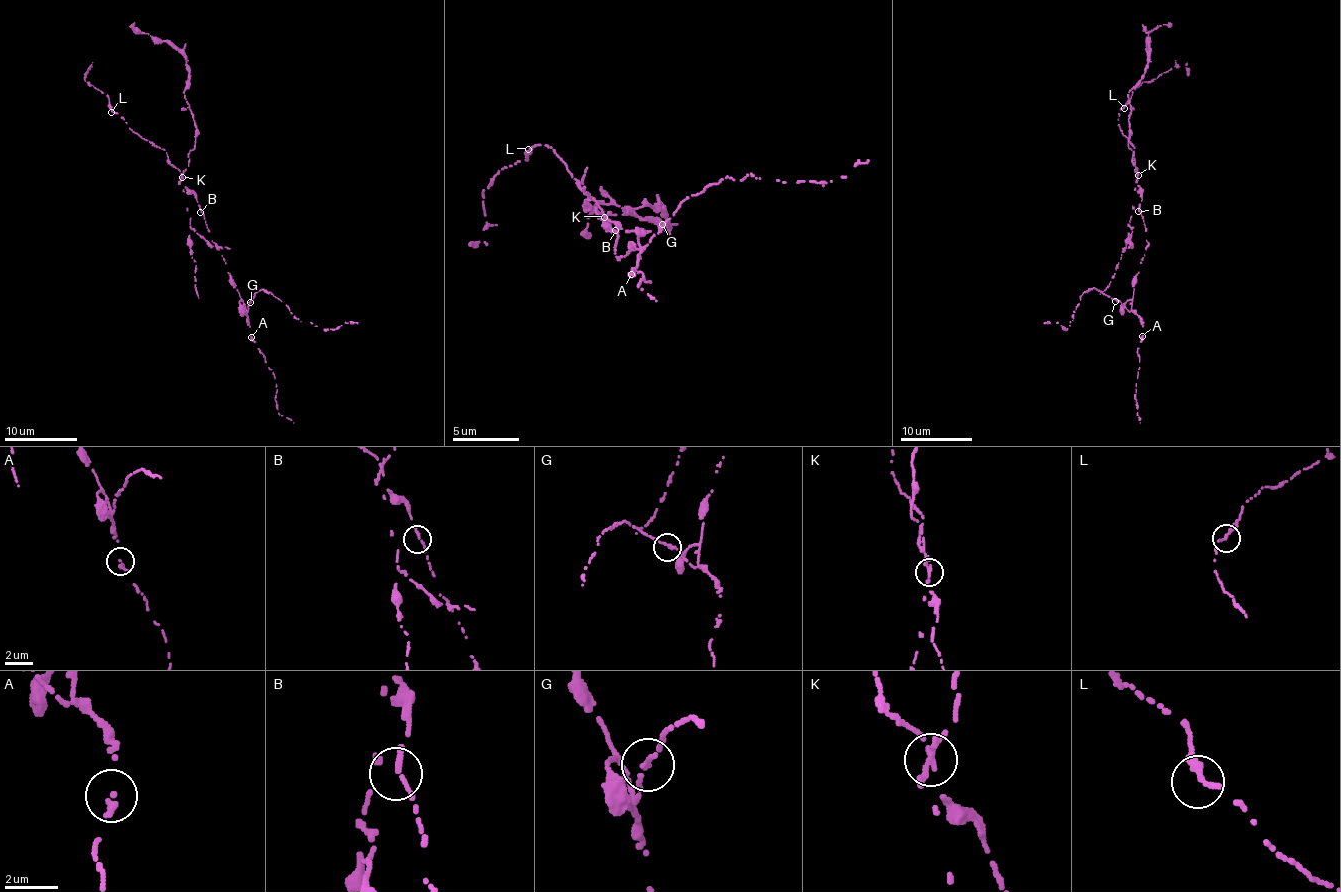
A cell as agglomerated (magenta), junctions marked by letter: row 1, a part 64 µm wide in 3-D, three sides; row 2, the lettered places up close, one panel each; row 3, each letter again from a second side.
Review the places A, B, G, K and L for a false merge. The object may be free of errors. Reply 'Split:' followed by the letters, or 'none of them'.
Split: K

